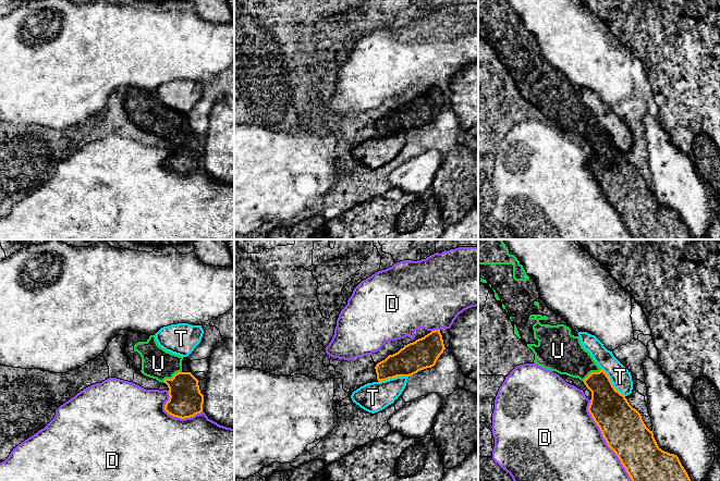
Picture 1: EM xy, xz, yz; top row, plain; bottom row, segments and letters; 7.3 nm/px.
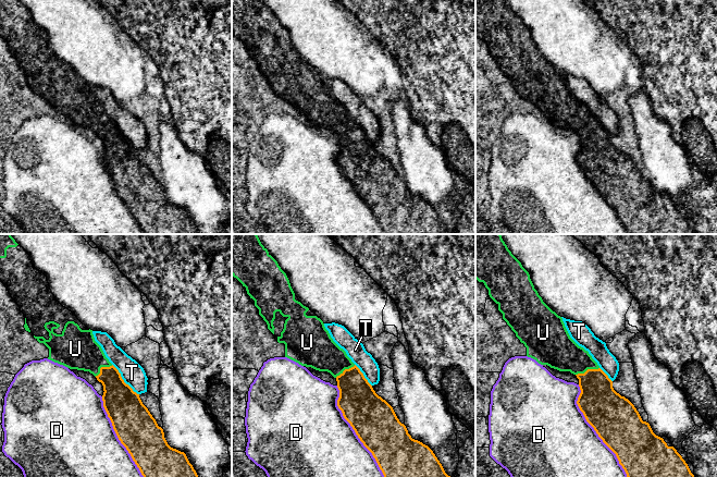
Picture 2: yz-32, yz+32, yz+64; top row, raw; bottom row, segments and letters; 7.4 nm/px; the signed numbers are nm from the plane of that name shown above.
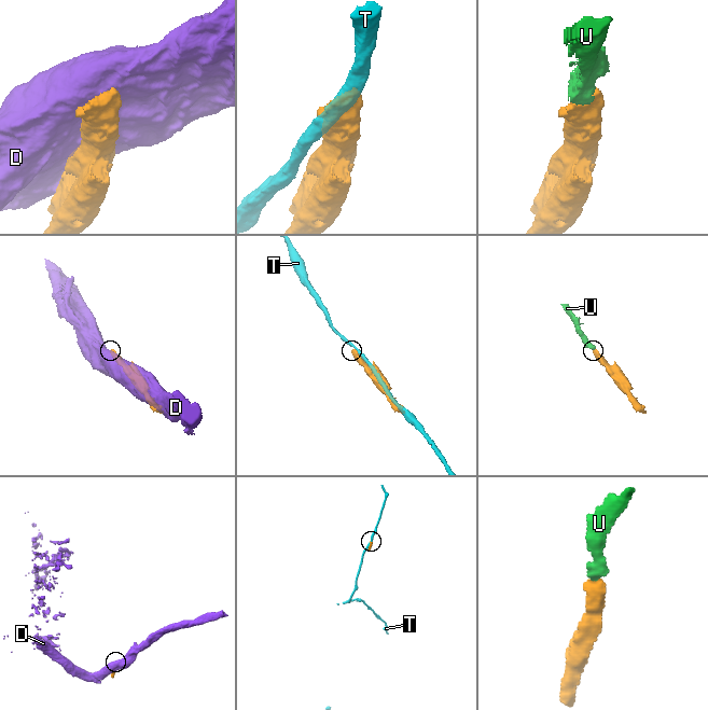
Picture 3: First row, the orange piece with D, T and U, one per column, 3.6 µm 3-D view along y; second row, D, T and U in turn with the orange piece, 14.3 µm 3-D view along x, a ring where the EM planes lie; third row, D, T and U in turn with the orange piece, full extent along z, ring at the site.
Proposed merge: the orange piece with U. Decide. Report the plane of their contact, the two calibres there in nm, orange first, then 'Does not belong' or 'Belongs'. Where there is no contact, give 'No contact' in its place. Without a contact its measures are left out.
Touches orange in xy. Thickness 240 nm (orange) against 220 nm. Belongs

